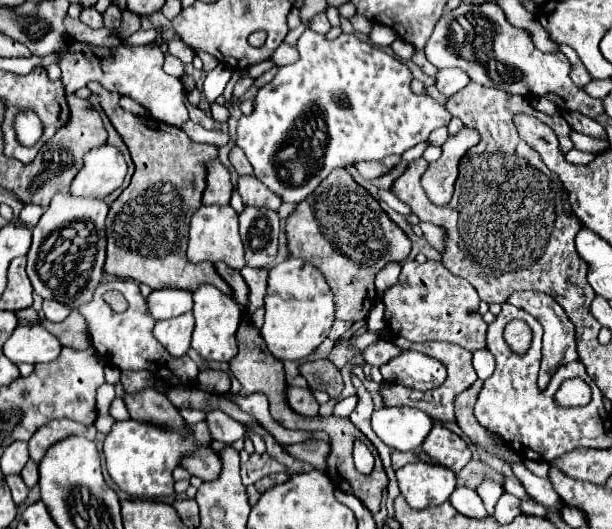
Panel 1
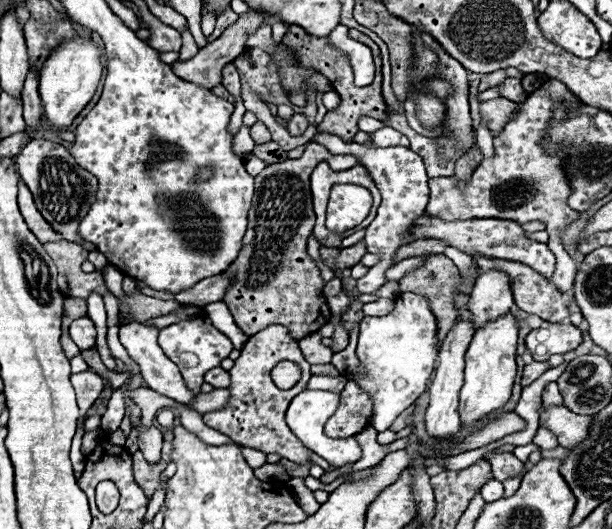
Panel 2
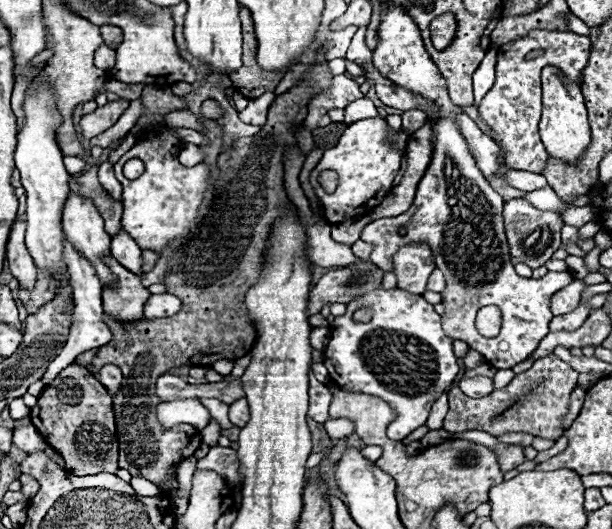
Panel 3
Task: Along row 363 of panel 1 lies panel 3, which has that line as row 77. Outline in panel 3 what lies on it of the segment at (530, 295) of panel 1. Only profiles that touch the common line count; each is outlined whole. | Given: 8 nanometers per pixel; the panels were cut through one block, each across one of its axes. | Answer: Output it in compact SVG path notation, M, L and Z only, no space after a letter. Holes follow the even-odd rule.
M544 66L542 68L542 118L540 118L540 136L550 156L562 158L564 162L574 162L582 150L590 144L590 126L586 120L586 106L582 90L572 82L560 68Z

